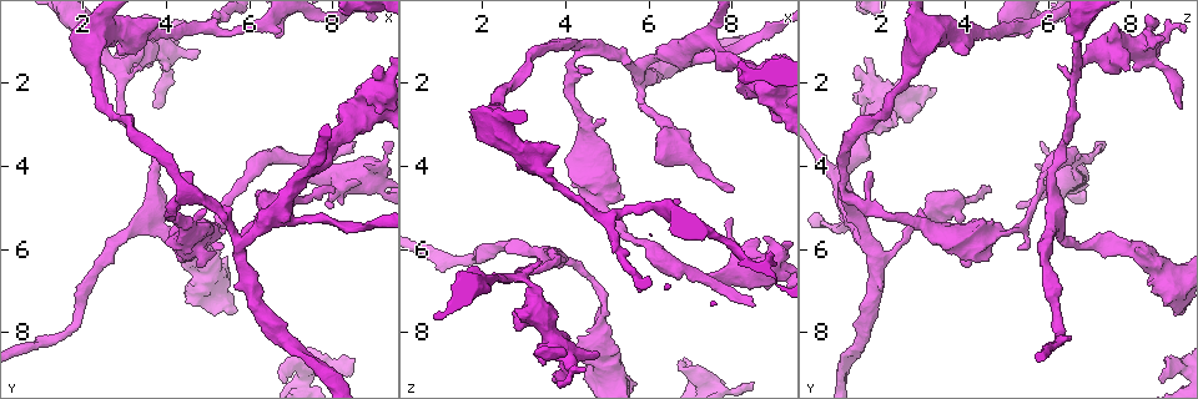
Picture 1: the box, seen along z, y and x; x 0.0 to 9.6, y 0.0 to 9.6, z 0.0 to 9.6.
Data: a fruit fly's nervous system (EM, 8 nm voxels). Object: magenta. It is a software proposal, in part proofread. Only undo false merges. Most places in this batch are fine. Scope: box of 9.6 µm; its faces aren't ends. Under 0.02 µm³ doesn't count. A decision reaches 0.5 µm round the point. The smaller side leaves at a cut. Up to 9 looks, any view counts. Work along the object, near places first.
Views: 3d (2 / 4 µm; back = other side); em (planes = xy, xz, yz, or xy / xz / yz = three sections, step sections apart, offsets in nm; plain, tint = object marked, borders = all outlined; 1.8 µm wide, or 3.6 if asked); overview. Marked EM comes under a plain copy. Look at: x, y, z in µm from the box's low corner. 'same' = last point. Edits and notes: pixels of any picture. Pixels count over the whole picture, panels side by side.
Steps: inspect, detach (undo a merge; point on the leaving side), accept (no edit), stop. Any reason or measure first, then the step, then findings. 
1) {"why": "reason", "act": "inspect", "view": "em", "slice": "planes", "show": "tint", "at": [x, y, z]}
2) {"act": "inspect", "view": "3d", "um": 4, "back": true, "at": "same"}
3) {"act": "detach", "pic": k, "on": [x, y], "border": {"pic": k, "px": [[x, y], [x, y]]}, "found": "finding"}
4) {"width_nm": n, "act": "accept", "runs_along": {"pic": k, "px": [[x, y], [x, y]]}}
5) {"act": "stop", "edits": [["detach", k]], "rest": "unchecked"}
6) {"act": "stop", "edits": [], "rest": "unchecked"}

{"why": "three arms meet", "act": "inspect", "view": "3d", "um": 4, "at": [7.20, 4.35, 1.10]}

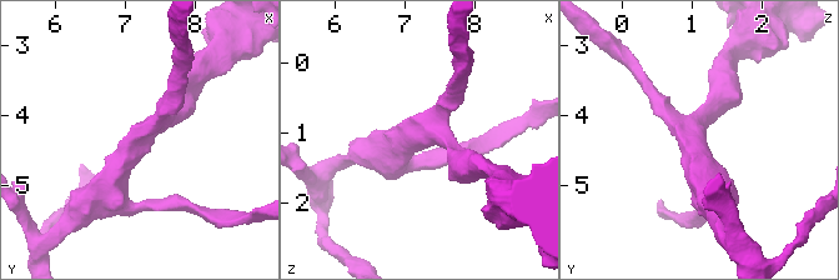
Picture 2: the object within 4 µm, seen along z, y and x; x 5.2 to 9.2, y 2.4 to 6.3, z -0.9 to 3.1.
{"act": "inspect", "view": "em", "slice": "planes", "show": "tint", "at": [7.25, 4.25, 1.05]}

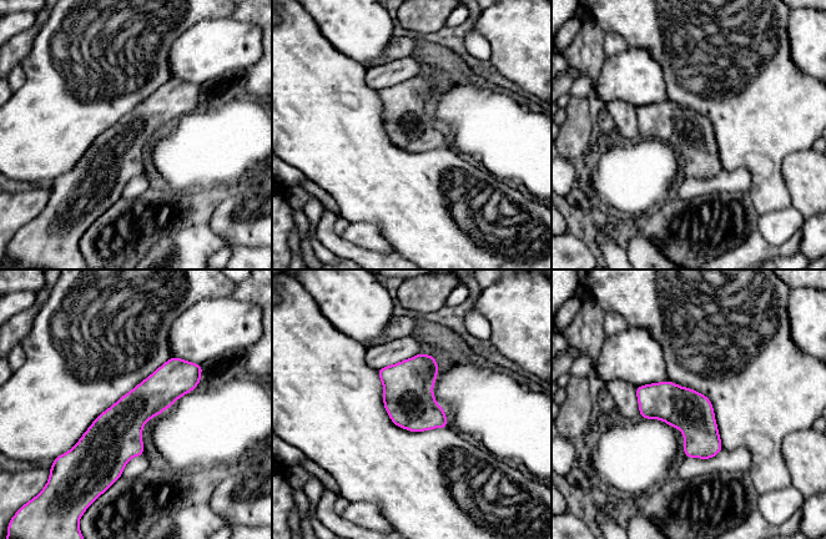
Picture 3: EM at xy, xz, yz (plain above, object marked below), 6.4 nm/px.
{"act": "accept", "runs_along": {"pic": 3, "px": [[192, 366], [107, 444], [106, 479]]}, "found": "one neuron here"}

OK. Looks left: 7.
{"why": "calibre changes", "act": "inspect", "view": "em", "slice": "planes", "show": "borders", "at": [3.60, 4.40, 6.05]}

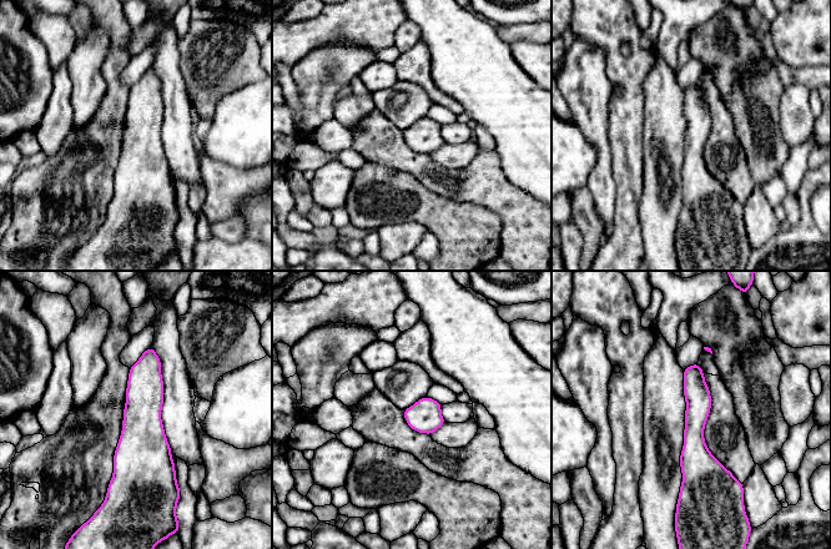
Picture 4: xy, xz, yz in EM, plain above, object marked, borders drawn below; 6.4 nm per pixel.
{"act": "accept", "found": "continuous, no second neuron"}

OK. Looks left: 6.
{"why": "a fork", "act": "inspect", "view": "em", "um": 3.6, "slice": "planes", "show": "tint", "at": [3.40, 0.80, 4.00]}

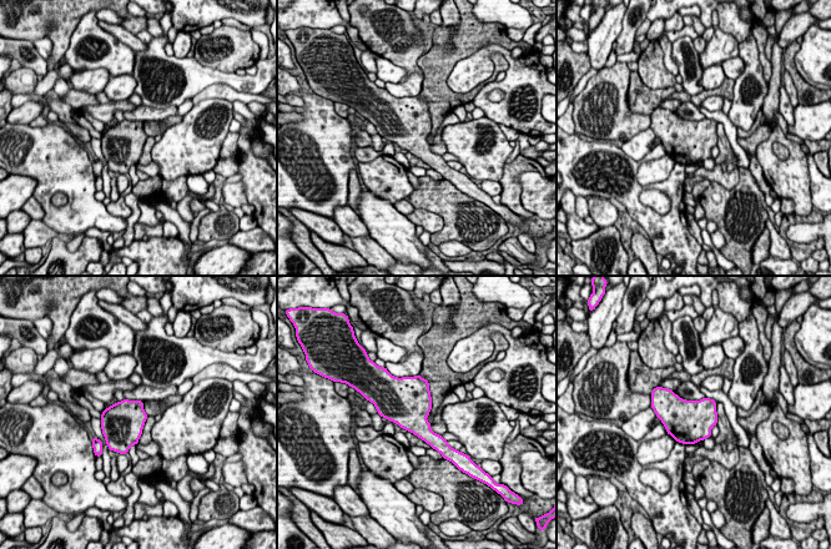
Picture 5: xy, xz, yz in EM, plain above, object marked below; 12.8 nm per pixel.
{"width_nm": 480, "act": "accept", "found": "continuous, no second neuron"}

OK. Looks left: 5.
{"why": "calibre changes", "act": "inspect", "view": "em", "slice": "xy", "step": 8, "show": "tint", "at": [7.35, 3.90, 6.65]}

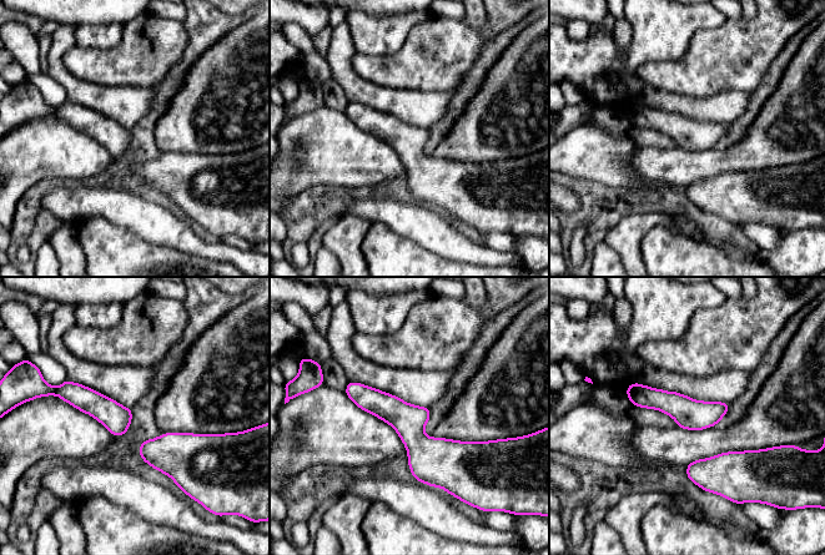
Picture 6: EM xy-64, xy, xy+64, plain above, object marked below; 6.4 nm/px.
{"act": "inspect", "view": "em", "slice": "planes", "show": "tint", "at": "same"}

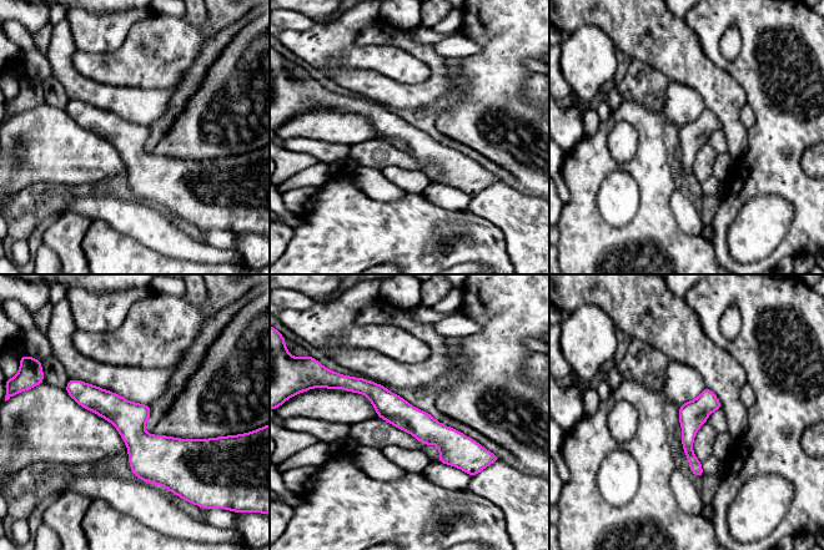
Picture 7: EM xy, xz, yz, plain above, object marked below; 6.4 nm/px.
{"width_nm": 180, "act": "accept", "runs_along": {"pic": 7, "px": [[345, 378], [473, 453]]}, "found": "continuous, no second neuron"}

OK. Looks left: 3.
{"act": "stop", "edits": [], "rest": "unchecked"}

